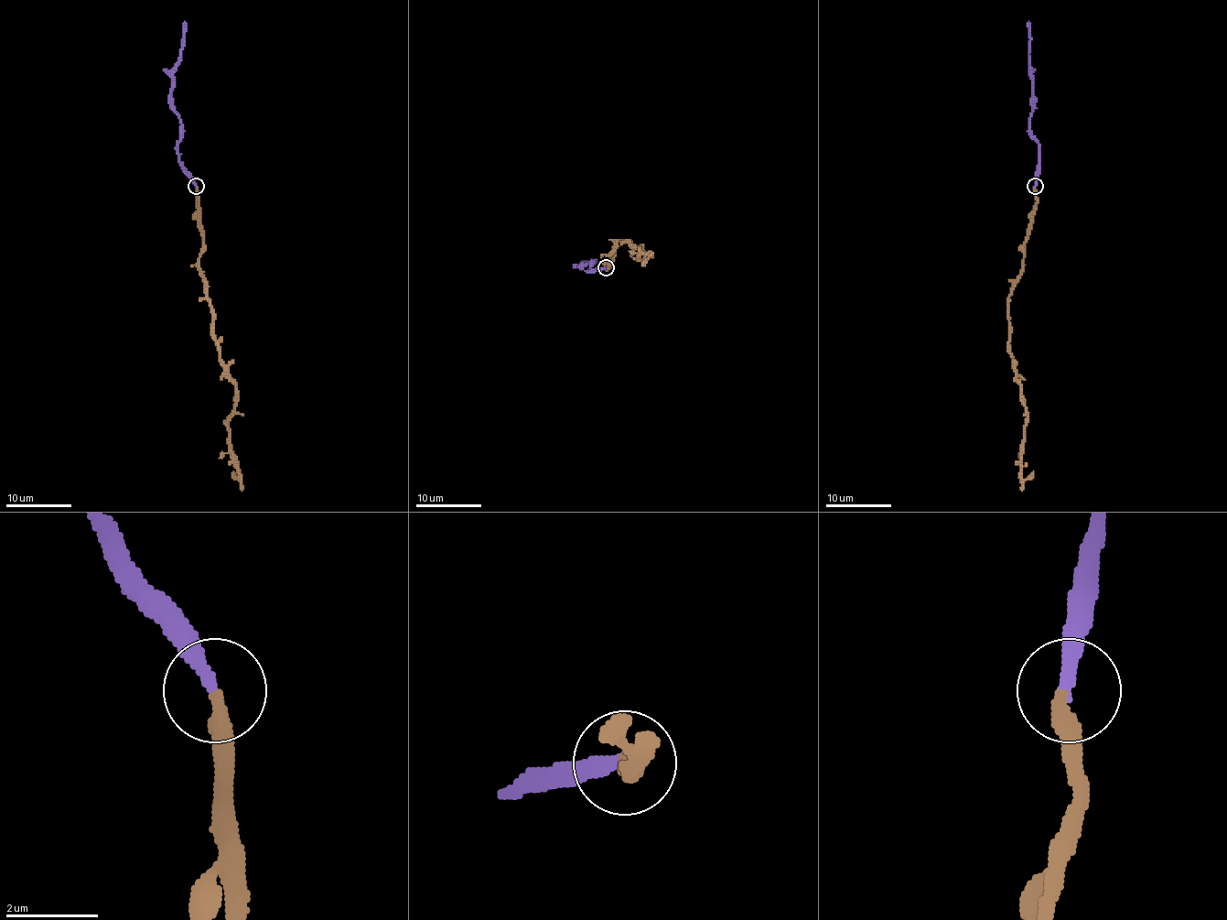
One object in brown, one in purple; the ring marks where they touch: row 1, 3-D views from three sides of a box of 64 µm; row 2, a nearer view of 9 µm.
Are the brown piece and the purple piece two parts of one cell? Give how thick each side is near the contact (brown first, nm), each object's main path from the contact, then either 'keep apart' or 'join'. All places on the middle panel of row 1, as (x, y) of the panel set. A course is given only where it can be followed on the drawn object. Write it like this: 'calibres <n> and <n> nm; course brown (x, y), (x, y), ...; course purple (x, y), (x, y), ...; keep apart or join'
calibres 320 and 280 nm; course brown (606, 267), (618, 241), (639, 248), (645, 254), (641, 259), (639, 257), (648, 254), (643, 265); course purple (606, 267), (587, 271), (591, 263), (581, 264), (595, 261); join

